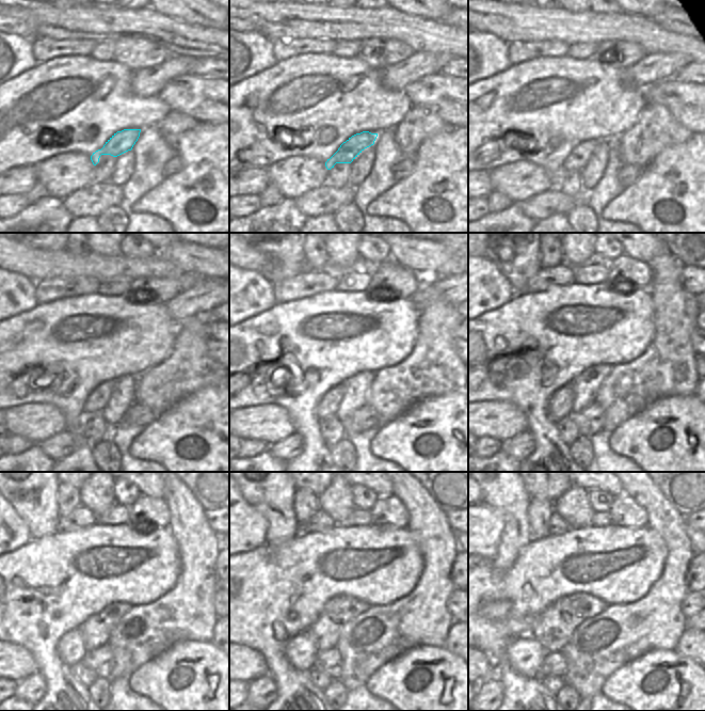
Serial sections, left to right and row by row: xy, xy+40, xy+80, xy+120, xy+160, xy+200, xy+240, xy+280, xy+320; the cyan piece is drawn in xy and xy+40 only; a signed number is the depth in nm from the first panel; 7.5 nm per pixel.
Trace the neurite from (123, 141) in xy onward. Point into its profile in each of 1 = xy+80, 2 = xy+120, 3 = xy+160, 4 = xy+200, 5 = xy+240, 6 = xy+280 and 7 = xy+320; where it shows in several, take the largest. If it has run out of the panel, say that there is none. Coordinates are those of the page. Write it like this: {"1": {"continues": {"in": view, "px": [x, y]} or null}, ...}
{"1": {"continues": {"in": "xy+80", "px": [577, 159]}}, "2": {"continues": {"in": "xy+120", "px": [98, 398]}}, "3": {"continues": {"in": "xy+160", "px": [329, 404]}}, "4": {"continues": {"in": "xy+200", "px": [560, 405]}}, "5": {"continues": {"in": "xy+240", "px": [70, 648]}}, "6": {"continues": {"in": "xy+280", "px": [301, 651]}}, "7": {"continues": {"in": "xy+320", "px": [525, 654]}}}

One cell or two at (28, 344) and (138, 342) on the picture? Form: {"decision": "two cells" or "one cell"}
{"decision": "one cell"}

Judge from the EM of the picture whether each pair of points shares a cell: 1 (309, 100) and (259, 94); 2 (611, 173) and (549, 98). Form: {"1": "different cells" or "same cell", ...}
{"1": "same cell", "2": "different cells"}

